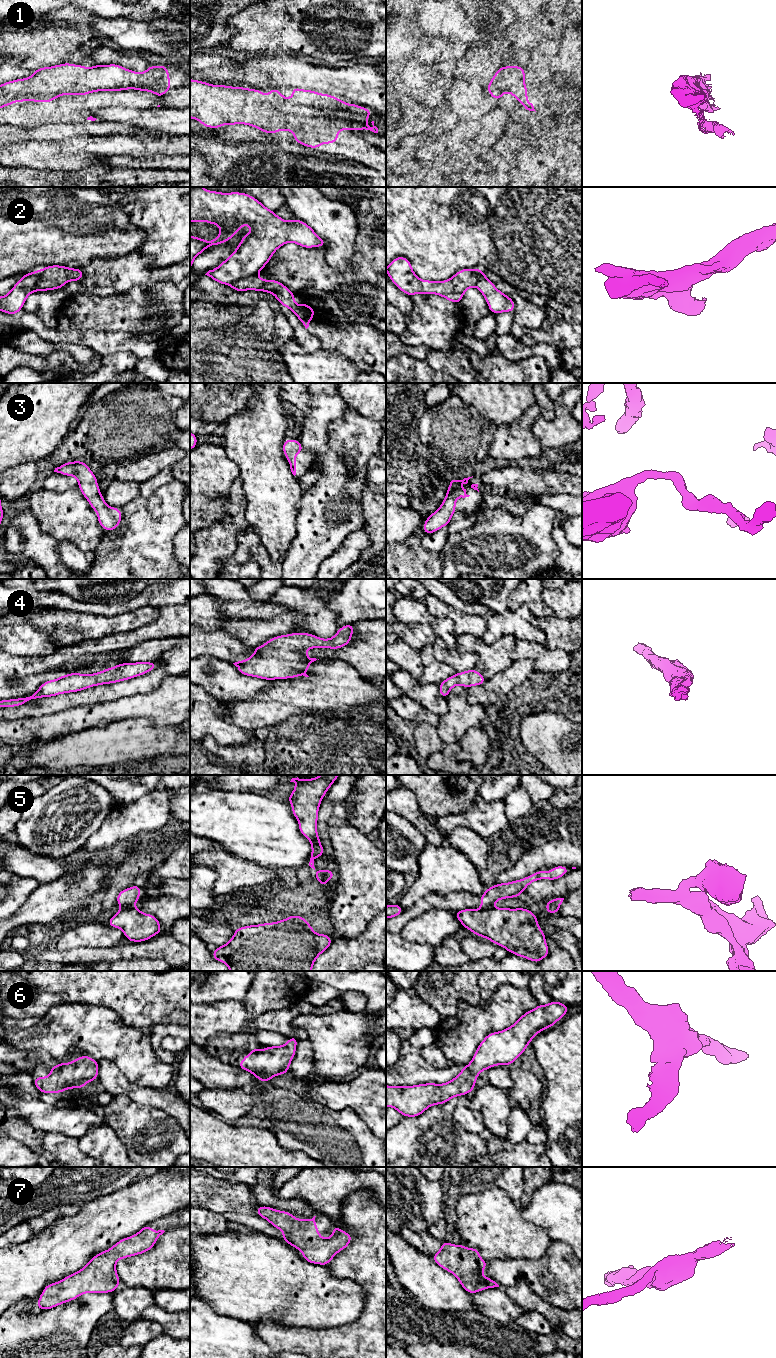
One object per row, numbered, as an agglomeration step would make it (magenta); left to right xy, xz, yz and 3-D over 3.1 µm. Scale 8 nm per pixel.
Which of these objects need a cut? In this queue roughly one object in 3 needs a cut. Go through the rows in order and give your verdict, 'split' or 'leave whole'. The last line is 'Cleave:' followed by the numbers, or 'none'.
1: leave whole
2: split
3: leave whole
4: leave whole
5: split
6: leave whole
7: leave whole
Cleave: 2, 5

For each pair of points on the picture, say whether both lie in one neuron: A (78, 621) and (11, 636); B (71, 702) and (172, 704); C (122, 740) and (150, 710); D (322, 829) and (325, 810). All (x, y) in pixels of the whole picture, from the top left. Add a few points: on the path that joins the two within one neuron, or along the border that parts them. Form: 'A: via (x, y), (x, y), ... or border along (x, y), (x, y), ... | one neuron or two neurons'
A: border along (27, 622), (43, 631), (50, 632), (60, 643) | two neurons
B: border along (124, 697), (78, 707) | two neurons
C: border along (120, 720), (146, 718), (156, 726), (165, 726) | two neurons
D: via (322, 824), (324, 815) | one neuron

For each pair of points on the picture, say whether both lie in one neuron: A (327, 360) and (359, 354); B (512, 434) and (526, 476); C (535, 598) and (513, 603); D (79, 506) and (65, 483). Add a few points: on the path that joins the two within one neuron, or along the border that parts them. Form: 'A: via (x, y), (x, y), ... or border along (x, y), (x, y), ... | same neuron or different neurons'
A: border along (323, 350), (345, 356), (357, 369), (364, 371) | different neurons
B: border along (525, 462), (515, 462), (512, 464) | different neurons
C: via (530, 598), (518, 598) | same neuron
D: border along (77, 486), (60, 492), (44, 489) | different neurons

